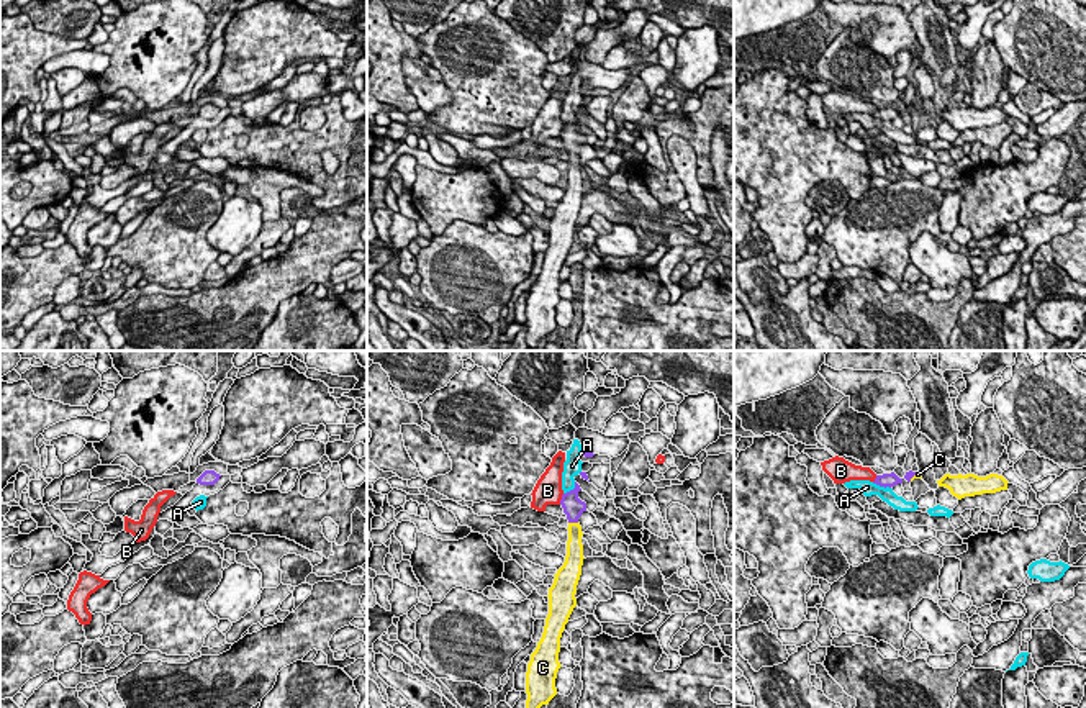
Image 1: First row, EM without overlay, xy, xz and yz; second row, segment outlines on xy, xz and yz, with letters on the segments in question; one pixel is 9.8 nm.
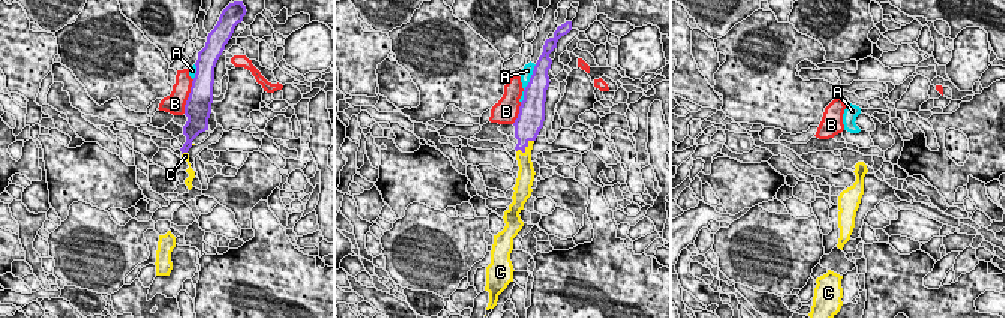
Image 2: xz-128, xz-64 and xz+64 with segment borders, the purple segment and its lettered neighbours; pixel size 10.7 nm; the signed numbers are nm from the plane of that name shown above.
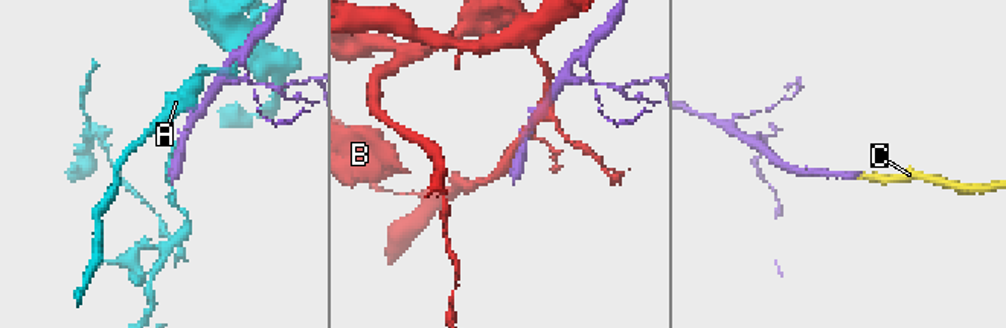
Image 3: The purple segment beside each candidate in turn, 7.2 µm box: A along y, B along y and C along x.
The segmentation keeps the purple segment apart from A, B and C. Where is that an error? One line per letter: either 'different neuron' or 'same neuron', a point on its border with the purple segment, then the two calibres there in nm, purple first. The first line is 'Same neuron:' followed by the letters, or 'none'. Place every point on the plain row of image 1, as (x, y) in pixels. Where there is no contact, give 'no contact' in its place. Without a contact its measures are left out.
Same neuron: C
A: different neuron | yz (882, 118) | 130/140 nm
B: different neuron | xz (562, 131) | 200/280 nm
C: same neuron | xz (574, 154) | 200/160 nm

